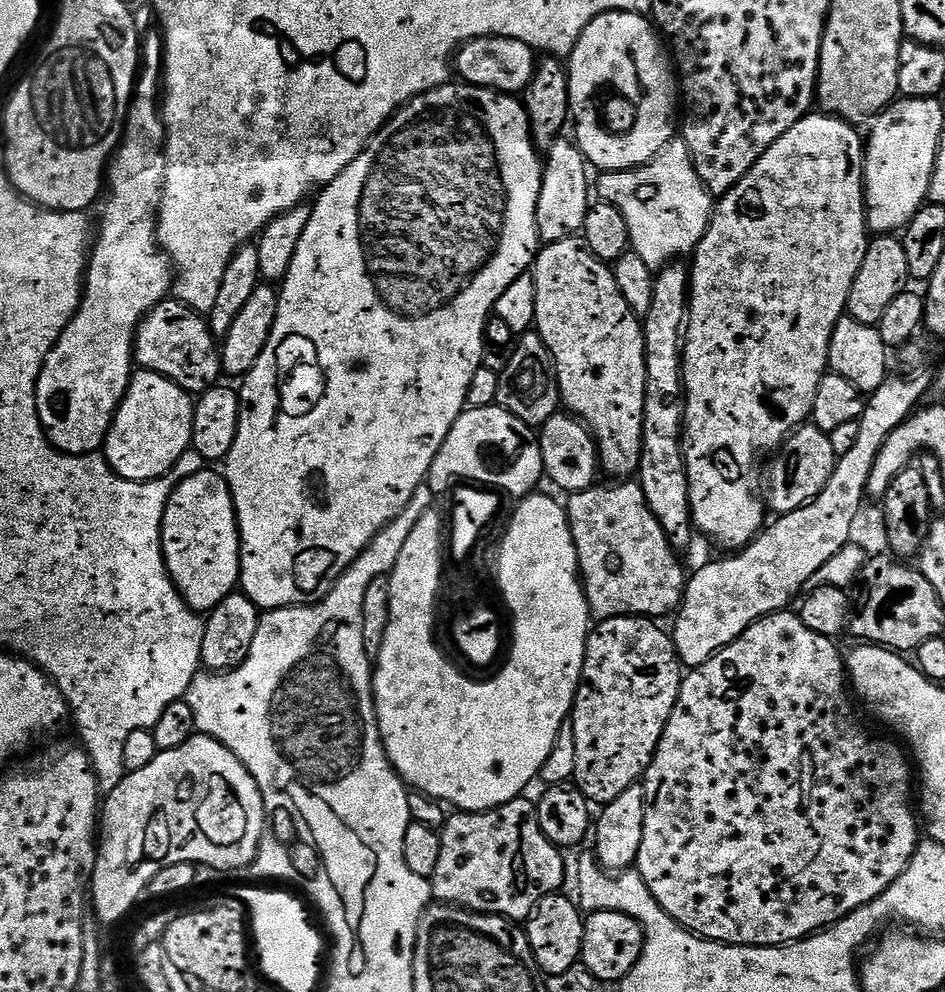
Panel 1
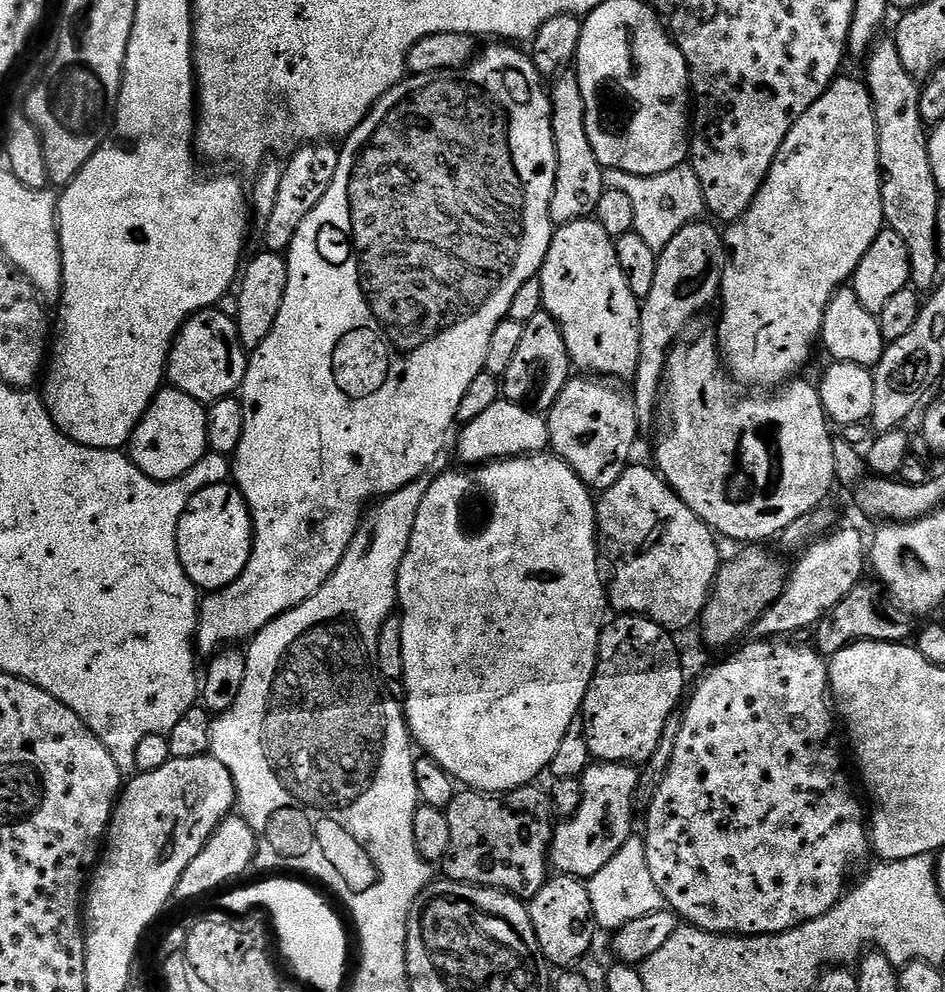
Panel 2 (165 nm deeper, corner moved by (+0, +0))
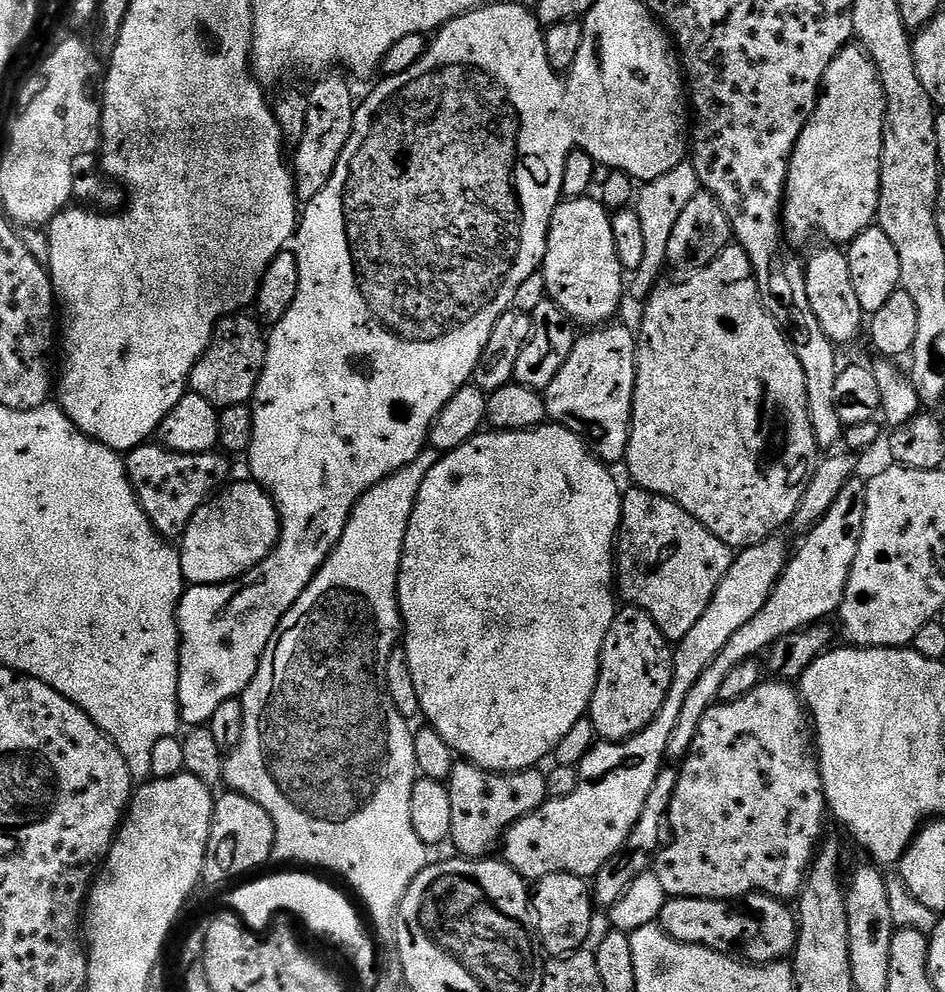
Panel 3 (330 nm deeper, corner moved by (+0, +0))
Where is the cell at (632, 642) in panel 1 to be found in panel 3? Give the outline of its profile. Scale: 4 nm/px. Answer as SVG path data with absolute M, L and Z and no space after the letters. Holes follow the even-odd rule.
M624 606L617 611L604 639L600 677L590 705L590 719L601 741L619 742L637 736L656 717L658 710L662 710L662 702L666 702L666 694L672 685L672 653L673 649L660 633L660 627L641 608Z

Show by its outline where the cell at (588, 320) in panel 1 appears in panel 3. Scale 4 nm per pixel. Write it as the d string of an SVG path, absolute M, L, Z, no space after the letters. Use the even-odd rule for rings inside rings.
M568 198L557 204L548 223L548 241L542 265L542 275L548 291L547 299L555 302L573 325L604 326L617 319L616 311L626 296L626 273L614 250L614 230L609 209L596 198Z

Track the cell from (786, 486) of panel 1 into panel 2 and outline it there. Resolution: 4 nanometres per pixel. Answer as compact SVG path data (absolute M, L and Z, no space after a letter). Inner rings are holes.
M697 318L685 328L679 340L672 345L668 352L668 364L664 367L664 383L662 391L658 397L658 411L654 421L656 428L656 461L654 467L664 481L670 485L678 495L680 500L694 510L694 514L702 523L707 524L713 533L725 536L728 540L748 540L744 542L768 542L771 538L779 537L781 532L790 526L798 518L815 512L817 508L825 503L824 500L831 490L832 484L837 483L836 471L834 470L834 439L833 429L830 427L828 416L824 412L824 407L820 401L820 389L815 383L801 378L793 378L783 386L777 387L771 394L760 394L764 396L736 396L736 392L724 381L725 373L722 371L722 357L718 347L718 332L704 321L704 318Z

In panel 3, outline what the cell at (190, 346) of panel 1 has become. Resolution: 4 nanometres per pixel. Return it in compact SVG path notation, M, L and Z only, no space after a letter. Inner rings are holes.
M251 315L224 317L216 325L210 346L194 366L190 381L191 391L206 398L206 402L215 404L217 409L248 404L260 381L267 349L265 329Z

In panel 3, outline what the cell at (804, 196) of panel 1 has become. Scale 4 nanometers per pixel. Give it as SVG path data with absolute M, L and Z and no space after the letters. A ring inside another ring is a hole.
M849 46L830 62L830 66L824 75L824 82L819 100L816 101L816 108L812 111L812 117L806 122L802 134L792 151L792 157L788 163L788 181L784 184L784 198L782 201L782 228L786 233L786 240L789 245L804 244L815 232L821 232L825 241L836 246L847 246L858 234L862 234L867 228L876 224L876 211L880 201L880 163L882 162L882 146L884 145L884 87L880 81L880 75L876 64L868 53L859 46Z

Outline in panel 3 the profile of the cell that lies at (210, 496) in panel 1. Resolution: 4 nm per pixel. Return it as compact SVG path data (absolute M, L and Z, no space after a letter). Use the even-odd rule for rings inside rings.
M248 478L241 484L229 483L190 518L178 544L182 574L192 586L226 584L265 560L279 540L280 515L271 495Z

